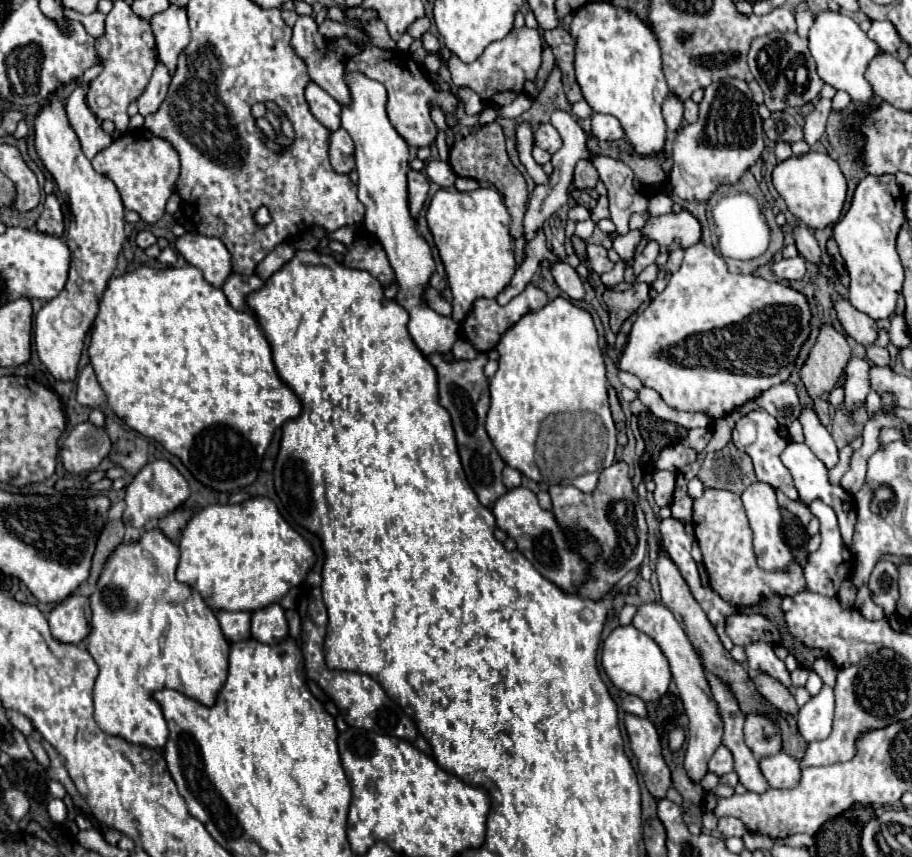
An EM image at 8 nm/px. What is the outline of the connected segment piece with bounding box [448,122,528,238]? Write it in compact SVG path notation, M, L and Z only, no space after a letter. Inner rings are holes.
M498 122L486 124L480 130L464 136L460 142L454 142L454 146L450 148L450 158L448 164L452 166L456 176L462 178L474 178L478 182L488 182L492 184L504 198L508 214L512 218L510 222L510 236L512 238L520 238L522 232L522 218L526 212L526 202L528 202L528 190L526 190L526 180L524 176L518 172L518 168L510 162L506 148L504 148L504 134Z

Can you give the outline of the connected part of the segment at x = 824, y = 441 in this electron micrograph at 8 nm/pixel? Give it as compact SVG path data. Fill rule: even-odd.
M802 406L800 424L804 428L804 442L812 452L824 462L826 468L834 468L838 464L838 448L830 436L830 432L820 424L816 412L810 406Z

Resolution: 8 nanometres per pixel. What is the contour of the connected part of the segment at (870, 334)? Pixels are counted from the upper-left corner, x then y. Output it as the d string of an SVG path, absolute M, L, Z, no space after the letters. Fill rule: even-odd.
M832 294L832 304L834 304L834 310L838 314L838 320L844 328L844 332L848 336L852 336L856 342L860 342L862 346L870 346L876 342L878 338L878 328L876 328L876 322L864 314L864 312L858 312L856 308L852 308L852 304L840 296L840 294Z

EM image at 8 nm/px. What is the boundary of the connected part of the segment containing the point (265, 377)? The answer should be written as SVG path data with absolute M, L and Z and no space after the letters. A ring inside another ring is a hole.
M140 266L132 272L126 272L124 276L116 276L110 278L106 284L106 290L100 296L100 310L94 318L94 328L90 334L90 346L88 346L88 356L90 356L90 364L96 372L96 378L100 382L100 386L106 392L108 398L108 406L114 410L114 414L118 418L124 420L124 424L128 424L130 428L134 428L136 432L140 432L142 436L154 438L158 440L170 454L178 456L182 460L182 464L206 486L214 488L214 490L238 490L244 488L248 484L252 484L256 480L256 472L260 468L260 460L264 456L264 450L268 448L272 434L278 426L282 426L288 418L296 418L302 410L300 400L296 398L296 394L280 380L280 376L276 374L274 362L272 362L272 352L270 352L270 344L264 338L264 332L260 330L256 318L248 312L238 312L228 304L228 298L224 296L222 290L210 286L204 278L202 272L194 266L184 266L184 268L148 268L148 266Z

